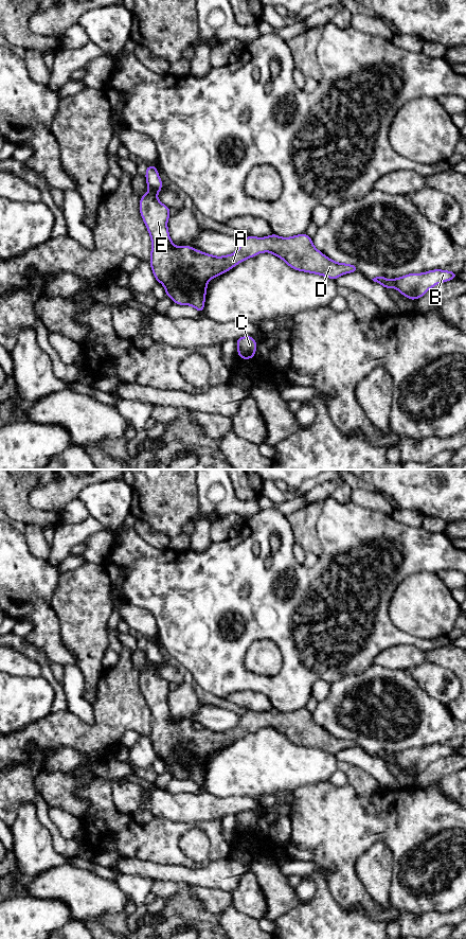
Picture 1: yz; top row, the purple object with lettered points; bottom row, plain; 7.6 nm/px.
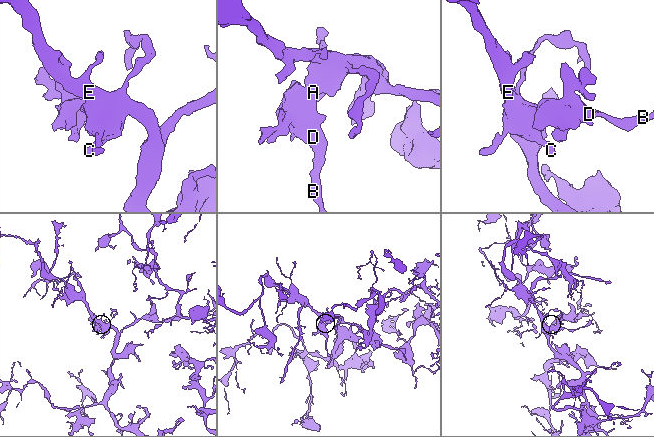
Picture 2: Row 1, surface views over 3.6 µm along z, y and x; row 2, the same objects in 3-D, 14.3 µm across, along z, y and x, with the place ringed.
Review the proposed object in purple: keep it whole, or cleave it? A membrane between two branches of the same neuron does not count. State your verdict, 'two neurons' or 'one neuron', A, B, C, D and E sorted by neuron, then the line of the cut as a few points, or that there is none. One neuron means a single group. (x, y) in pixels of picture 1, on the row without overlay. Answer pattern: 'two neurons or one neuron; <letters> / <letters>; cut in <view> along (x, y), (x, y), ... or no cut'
one neuron; A B C D E; no cut

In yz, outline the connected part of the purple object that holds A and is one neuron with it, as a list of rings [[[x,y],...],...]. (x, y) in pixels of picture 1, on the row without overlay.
[[[147,640],[145,653],[148,667],[140,672],[140,689],[151,714],[149,739],[156,756],[165,762],[165,770],[176,779],[193,781],[203,789],[208,757],[263,727],[274,729],[295,745],[331,755],[359,746],[353,739],[337,738],[324,730],[306,708],[290,712],[247,710],[234,728],[223,731],[191,721],[174,721],[167,703],[171,684],[157,673],[163,659],[158,643]]]

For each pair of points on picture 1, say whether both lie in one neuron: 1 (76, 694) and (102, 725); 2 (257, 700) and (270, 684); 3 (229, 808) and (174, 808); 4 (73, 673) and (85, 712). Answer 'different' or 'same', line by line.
1: different
2: different
3: same
4: same

